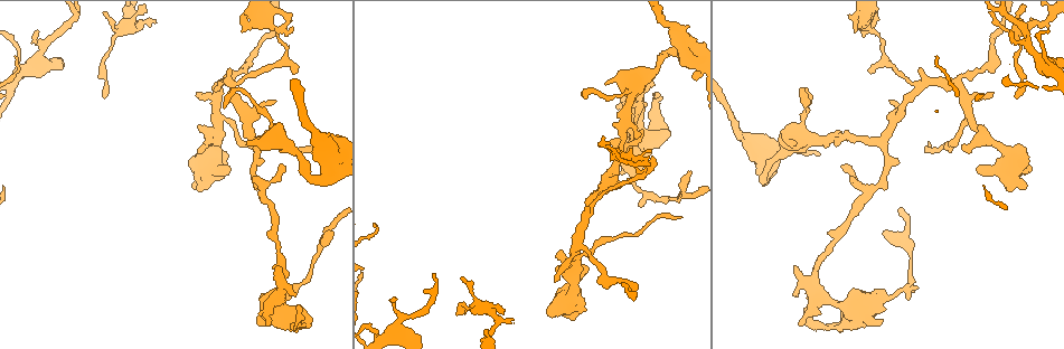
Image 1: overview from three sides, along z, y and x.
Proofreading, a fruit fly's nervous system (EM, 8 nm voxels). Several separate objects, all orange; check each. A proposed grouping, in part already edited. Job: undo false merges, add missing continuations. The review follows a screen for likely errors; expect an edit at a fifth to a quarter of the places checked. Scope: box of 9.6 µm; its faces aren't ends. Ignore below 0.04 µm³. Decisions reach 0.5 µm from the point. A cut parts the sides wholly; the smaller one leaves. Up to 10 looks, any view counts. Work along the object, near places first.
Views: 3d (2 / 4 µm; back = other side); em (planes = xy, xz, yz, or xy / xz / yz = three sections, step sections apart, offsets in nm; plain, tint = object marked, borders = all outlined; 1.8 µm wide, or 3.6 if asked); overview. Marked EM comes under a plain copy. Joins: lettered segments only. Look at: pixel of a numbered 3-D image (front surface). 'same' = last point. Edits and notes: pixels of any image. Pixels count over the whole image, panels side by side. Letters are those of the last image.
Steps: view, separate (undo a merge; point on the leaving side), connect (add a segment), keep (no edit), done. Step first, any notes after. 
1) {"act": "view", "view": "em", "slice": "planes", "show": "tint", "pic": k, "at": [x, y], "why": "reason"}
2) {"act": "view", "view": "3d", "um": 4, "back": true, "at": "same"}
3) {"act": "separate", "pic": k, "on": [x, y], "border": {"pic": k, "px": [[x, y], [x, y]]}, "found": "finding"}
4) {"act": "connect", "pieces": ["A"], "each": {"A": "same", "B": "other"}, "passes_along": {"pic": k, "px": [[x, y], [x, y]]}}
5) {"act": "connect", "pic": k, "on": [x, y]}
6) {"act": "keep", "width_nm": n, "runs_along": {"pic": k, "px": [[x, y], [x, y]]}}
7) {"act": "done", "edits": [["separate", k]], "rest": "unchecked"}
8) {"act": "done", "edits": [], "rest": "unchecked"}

{"act": "view", "view": "3d", "um": 4, "back": true, "pic": 1, "at": [814, 292], "why": "a fork"}

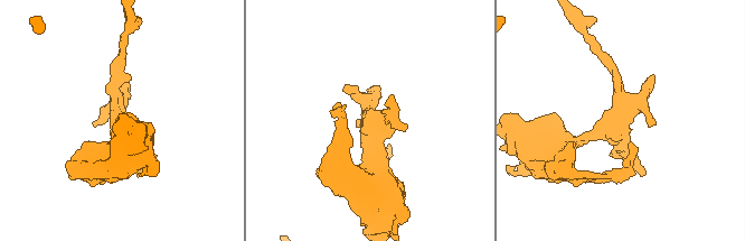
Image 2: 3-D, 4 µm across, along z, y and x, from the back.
{"act": "view", "view": "em", "slice": "planes", "show": "borders", "pic": 2, "at": [371, 125], "why": "need the tissue"}

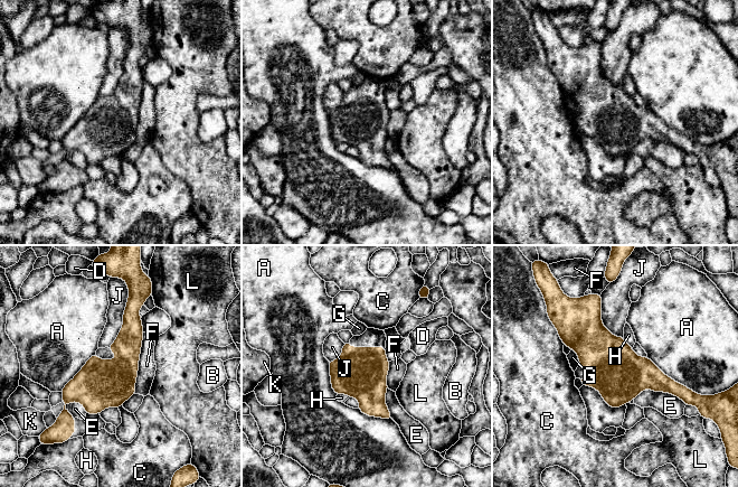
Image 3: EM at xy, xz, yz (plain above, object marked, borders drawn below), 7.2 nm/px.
{"act": "keep", "width_nm": 360, "each": {"A": "other", "B": "other", "C": "other", "D": "other", "E": "other", "F": "other", "G": "other", "H": "other", "J": "other", "K": "other", "L": "other"}, "runs_along": {"pic": 3, "px": [[133, 306], [128, 354], [65, 403], [72, 420]]}, "found": "all the same neuron"}

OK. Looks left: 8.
{"act": "view", "view": "em", "slice": "yz", "step": 16, "show": "borders", "pic": 1, "at": [794, 140], "why": "branch stops here"}

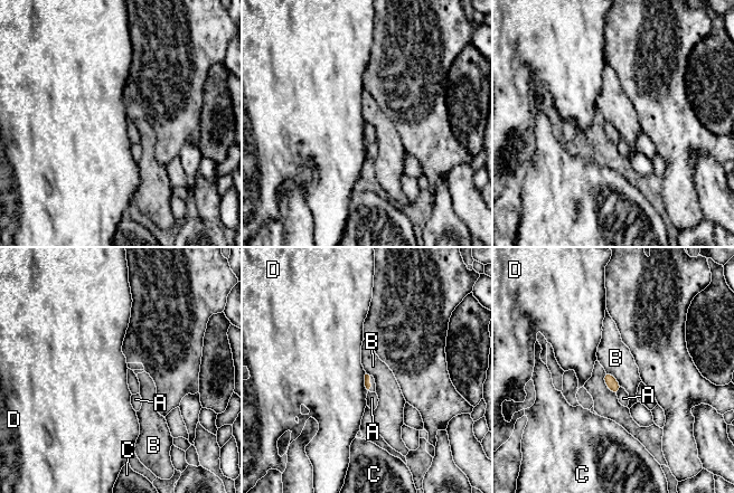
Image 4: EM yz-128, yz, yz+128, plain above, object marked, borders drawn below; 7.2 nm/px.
{"act": "view", "view": "em", "slice": "planes", "show": "borders", "at": "same", "why": "cut it another way"}

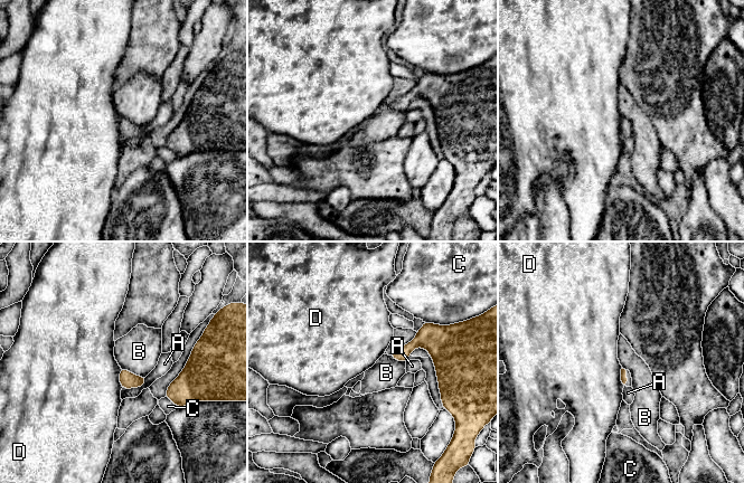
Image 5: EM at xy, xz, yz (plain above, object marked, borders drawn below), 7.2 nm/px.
{"act": "keep", "longest_contact_nm": ["A", 200], "each": {"A": "other", "B": "other", "C": "other", "D": "other"}, "border": {"pic": 5, "px": [[121, 368], [138, 376], [146, 376]]}, "found": "none of them fits"}

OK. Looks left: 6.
{"act": "view", "view": "em", "slice": "planes", "show": "borders", "pic": 1, "at": [277, 33], "why": "a fork"}

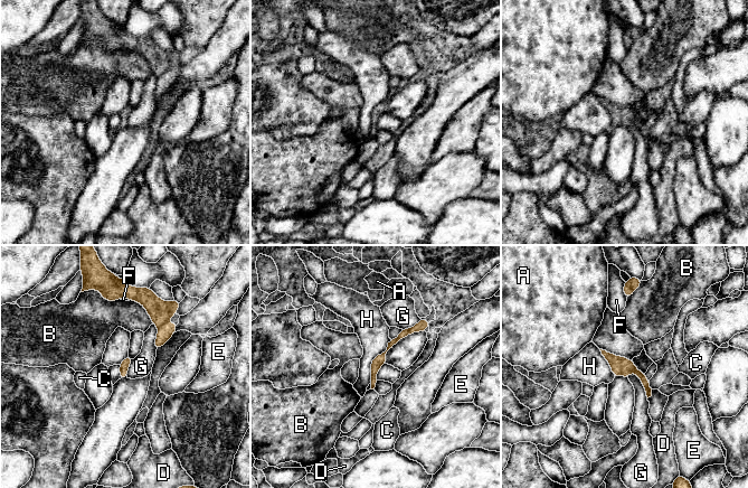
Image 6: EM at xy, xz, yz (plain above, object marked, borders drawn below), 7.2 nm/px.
{"act": "keep", "each": {"A": "other", "B": "other", "C": "other", "D": "other", "E": "other", "F": "other", "G": "other", "H": "other"}, "found": "continuous, no second neuron"}

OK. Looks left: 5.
{"act": "view", "view": "3d", "um": 2, "pic": 1, "at": [156, 20], "why": "tapers out"}

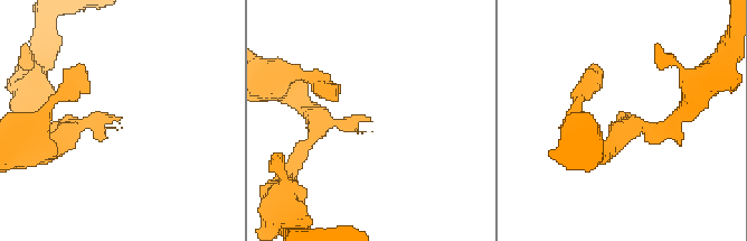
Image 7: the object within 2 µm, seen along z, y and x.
{"act": "view", "view": "em", "slice": "planes", "show": "borders", "pic": 7, "at": [369, 117], "why": "shape alone is not enough"}

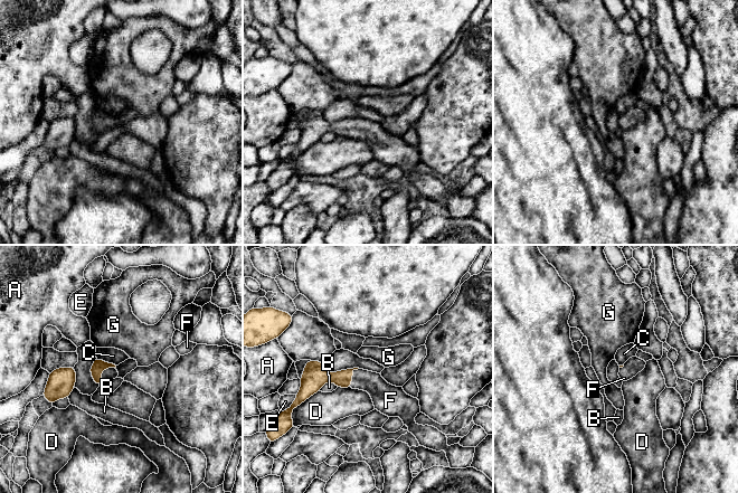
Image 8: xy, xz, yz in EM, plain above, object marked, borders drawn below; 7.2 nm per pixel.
{"act": "connect", "pieces": ["F"], "each": {"A": "other", "B": "other", "C": "other", "D": "other", "E": "other", "F": "same", "G": "other"}, "passes_along": {"pic": 8, "px": [[98, 366], [102, 370], [106, 373]]}, "found": "the neuron continues"}

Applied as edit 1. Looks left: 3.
{"act": "done", "edits": [["connect", 8]], "rest": "unchecked"}

